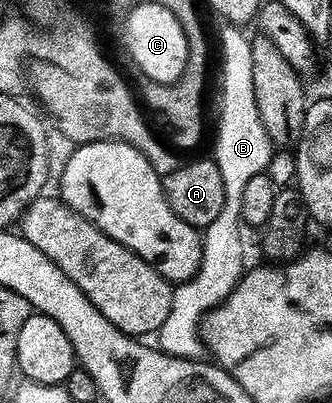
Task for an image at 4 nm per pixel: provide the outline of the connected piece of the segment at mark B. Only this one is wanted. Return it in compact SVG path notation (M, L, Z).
M224 25L222 27L222 31L219 34L219 40L221 42L221 50L223 52L221 56L221 102L219 104L219 128L217 130L217 138L215 140L215 153L213 153L213 159L215 160L216 164L219 166L219 172L223 177L224 182L224 204L223 209L219 212L219 215L213 223L205 228L202 231L202 245L201 245L201 262L200 262L200 270L193 276L191 279L186 280L184 283L176 285L174 287L173 298L172 298L172 308L169 310L169 314L167 314L167 318L165 322L163 322L162 326L160 327L157 333L157 346L162 352L169 354L175 357L181 358L191 358L191 359L198 359L203 352L203 344L200 339L200 323L204 319L206 312L209 312L211 309L217 307L222 303L222 301L226 300L230 294L233 292L234 287L238 284L241 280L241 277L245 274L247 270L247 263L245 264L245 246L243 244L243 221L241 219L241 212L242 212L242 198L243 198L243 189L246 186L247 182L251 180L257 173L261 173L266 171L267 165L273 153L273 145L271 144L270 140L267 138L266 131L263 130L263 124L259 120L256 104L255 104L255 94L253 94L253 82L251 80L251 48L250 48L250 39L245 35L244 37L240 32L242 32L236 25Z

